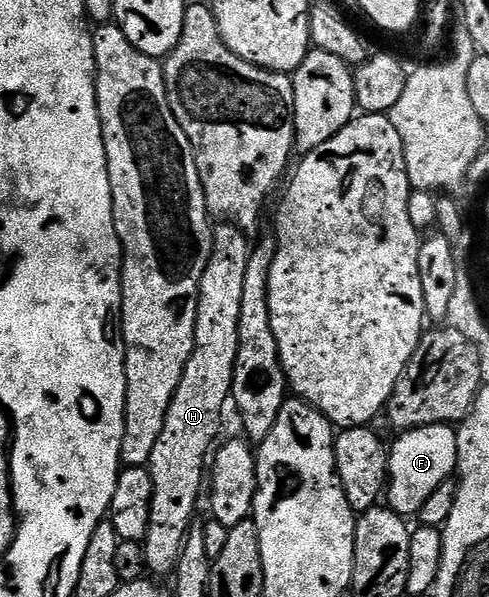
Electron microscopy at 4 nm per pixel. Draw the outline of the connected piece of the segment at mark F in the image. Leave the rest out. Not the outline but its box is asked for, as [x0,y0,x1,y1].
[387,425,458,519]

